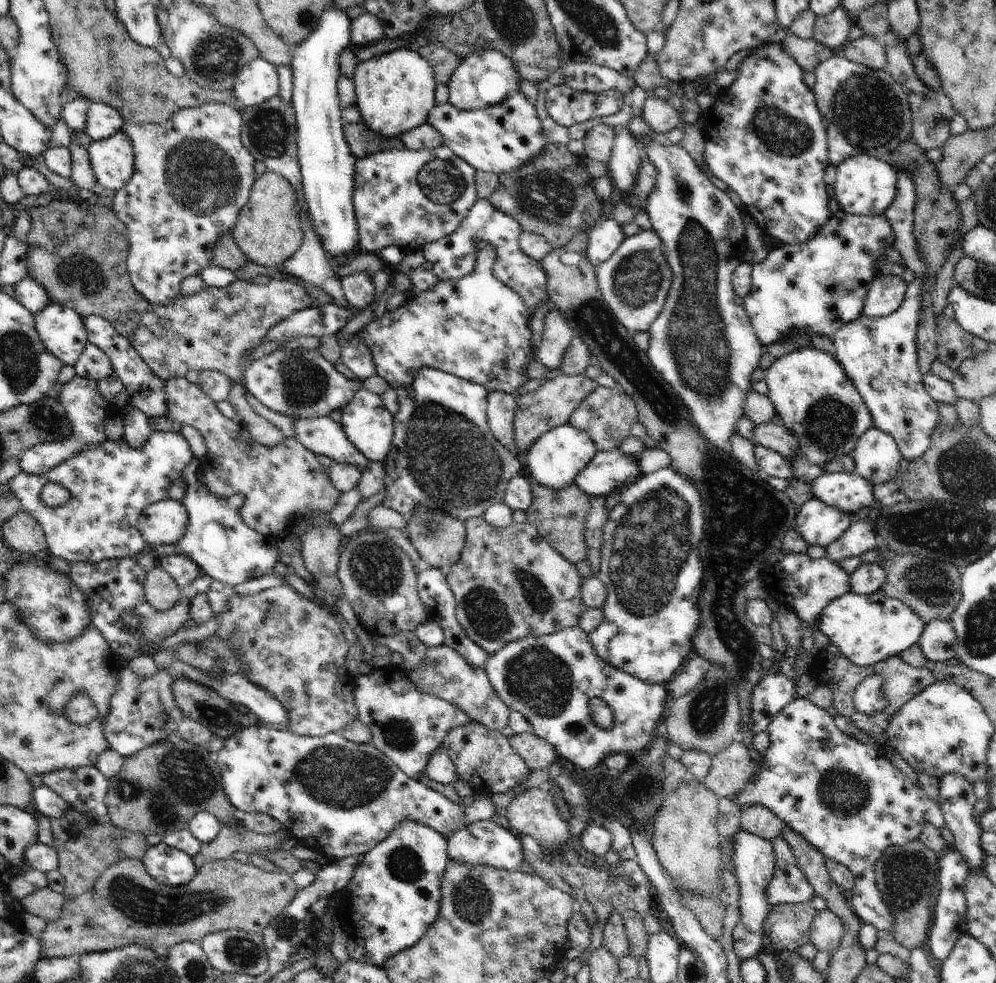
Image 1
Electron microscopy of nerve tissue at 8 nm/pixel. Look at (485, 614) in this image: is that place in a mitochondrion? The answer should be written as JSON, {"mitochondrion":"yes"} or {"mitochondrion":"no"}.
{"mitochondrion":"yes"}

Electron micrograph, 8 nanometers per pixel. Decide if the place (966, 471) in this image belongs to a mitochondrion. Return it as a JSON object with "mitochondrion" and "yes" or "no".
{"mitochondrion":"yes"}

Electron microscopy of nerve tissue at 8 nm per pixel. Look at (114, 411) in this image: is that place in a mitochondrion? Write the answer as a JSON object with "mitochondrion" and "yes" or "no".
{"mitochondrion":"no"}

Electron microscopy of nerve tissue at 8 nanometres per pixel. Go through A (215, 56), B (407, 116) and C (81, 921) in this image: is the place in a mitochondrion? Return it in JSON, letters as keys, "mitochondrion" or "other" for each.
{"A":"mitochondrion","B":"other","C":"mitochondrion"}

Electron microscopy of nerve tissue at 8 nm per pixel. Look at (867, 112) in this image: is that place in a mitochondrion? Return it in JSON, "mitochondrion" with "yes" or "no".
{"mitochondrion":"yes"}

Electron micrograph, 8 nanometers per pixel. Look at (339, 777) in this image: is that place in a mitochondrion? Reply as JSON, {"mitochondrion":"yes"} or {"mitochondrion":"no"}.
{"mitochondrion":"yes"}

